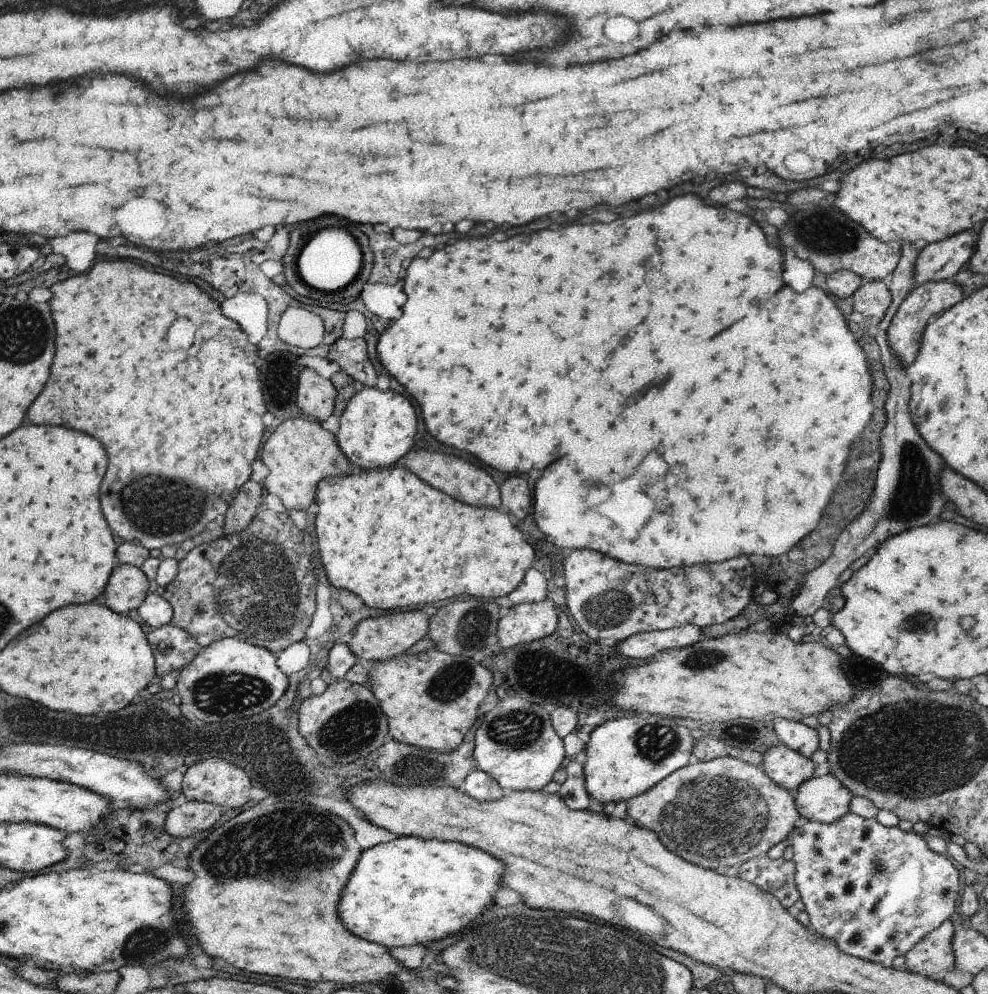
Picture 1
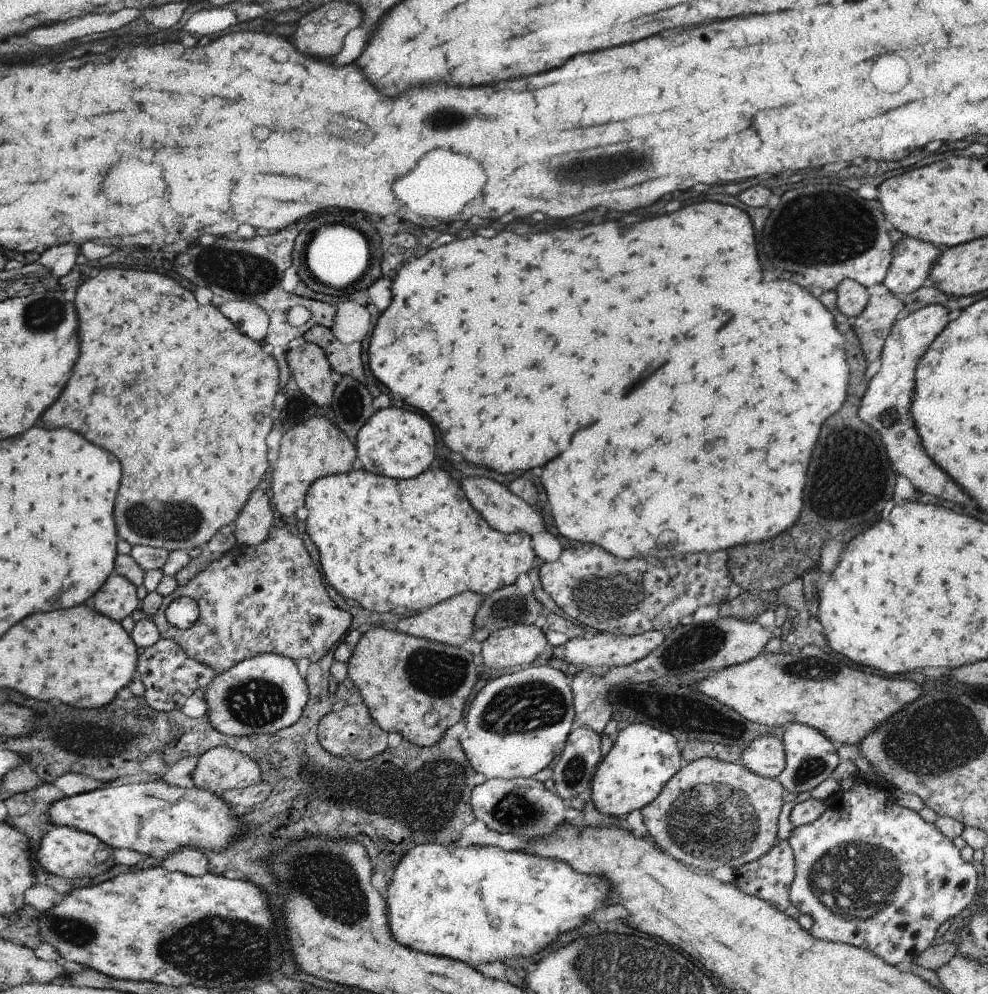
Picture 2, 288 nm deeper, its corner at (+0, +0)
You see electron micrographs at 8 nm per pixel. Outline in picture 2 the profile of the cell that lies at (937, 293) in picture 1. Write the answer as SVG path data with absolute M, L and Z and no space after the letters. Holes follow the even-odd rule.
M931 304L925 308L919 308L911 312L909 316L893 322L891 332L883 344L879 370L869 380L869 386L863 394L861 406L859 406L859 418L873 426L881 442L885 444L887 456L891 460L893 472L905 476L919 492L933 494L935 498L943 498L953 504L965 504L969 496L943 472L939 466L931 462L931 458L923 452L923 446L919 442L919 434L915 430L915 422L911 416L911 402L913 402L913 384L915 384L915 368L919 360L923 358L925 350L931 346L931 342L941 334L941 330L949 324L947 320L949 310L941 304Z

